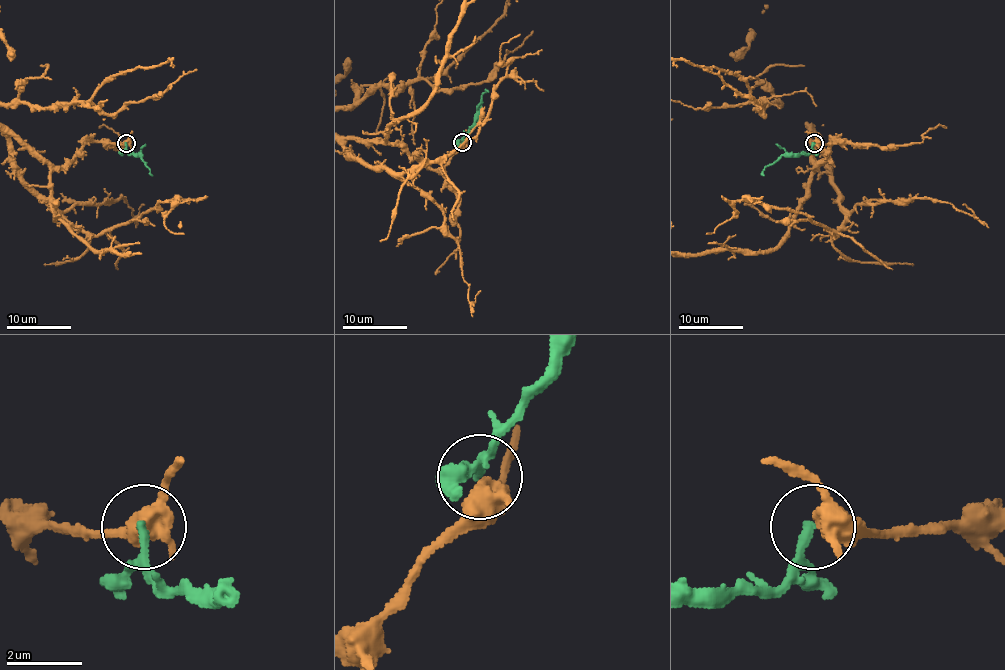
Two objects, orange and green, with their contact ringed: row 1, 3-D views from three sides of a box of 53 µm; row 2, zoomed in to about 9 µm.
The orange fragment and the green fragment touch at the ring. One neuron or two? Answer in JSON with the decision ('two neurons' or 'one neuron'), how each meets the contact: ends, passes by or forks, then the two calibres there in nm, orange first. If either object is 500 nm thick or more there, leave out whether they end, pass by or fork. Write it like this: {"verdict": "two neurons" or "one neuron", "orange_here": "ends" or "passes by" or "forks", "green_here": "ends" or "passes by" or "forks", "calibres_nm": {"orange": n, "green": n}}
{"verdict": "two neurons", "orange_here": "forks", "green_here": "passes by", "calibres_nm": {"orange": 420, "green": 170}}

